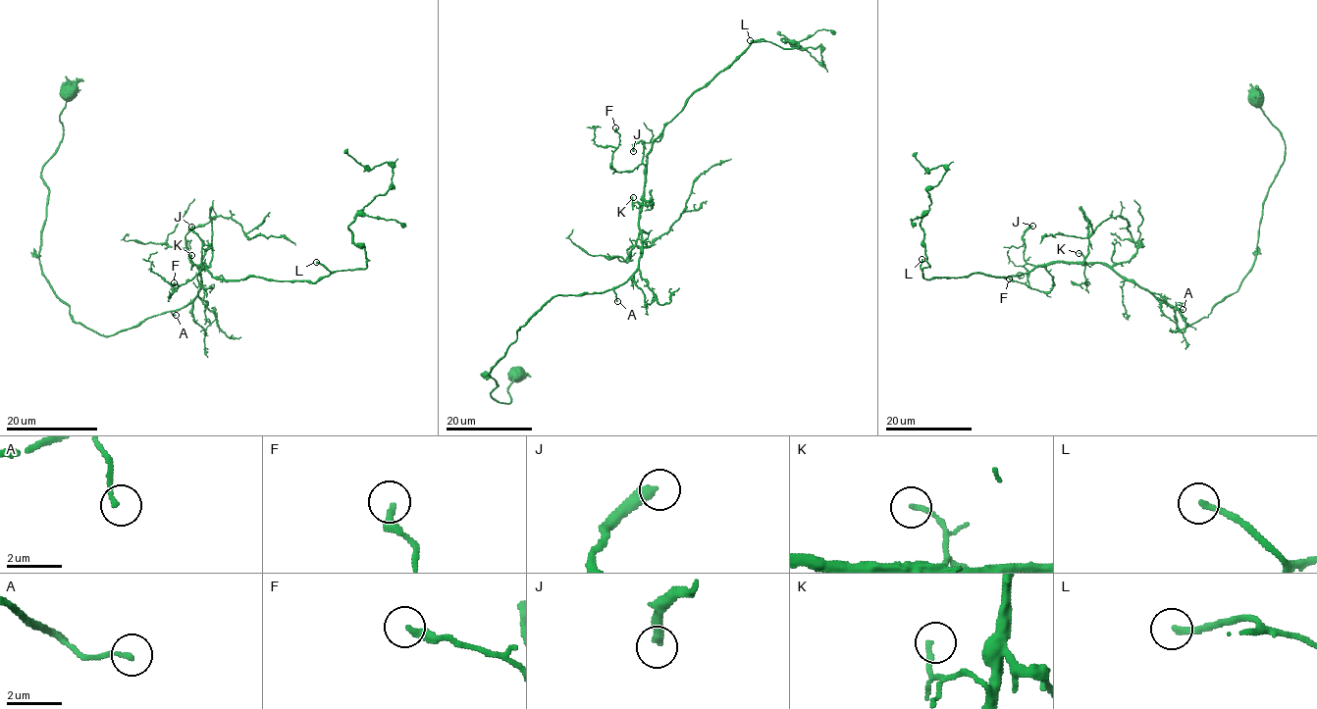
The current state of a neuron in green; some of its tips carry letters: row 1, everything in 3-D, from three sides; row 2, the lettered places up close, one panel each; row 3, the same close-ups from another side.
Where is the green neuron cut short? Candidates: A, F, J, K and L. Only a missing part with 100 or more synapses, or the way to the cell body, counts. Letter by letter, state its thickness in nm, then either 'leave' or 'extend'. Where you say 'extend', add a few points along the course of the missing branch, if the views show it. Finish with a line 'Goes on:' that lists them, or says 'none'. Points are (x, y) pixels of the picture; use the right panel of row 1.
A: 150 nm thick; leave
F: 280 nm thick; leave
J: 380 nm thick; leave
K: 170 nm thick; leave
L: 200 nm thick; extend; missing branch runs (921, 259), (912, 232), (916, 241), (910, 241), (921, 237), (920, 252), (914, 240), (925, 226), (912, 151)
Goes on: L

